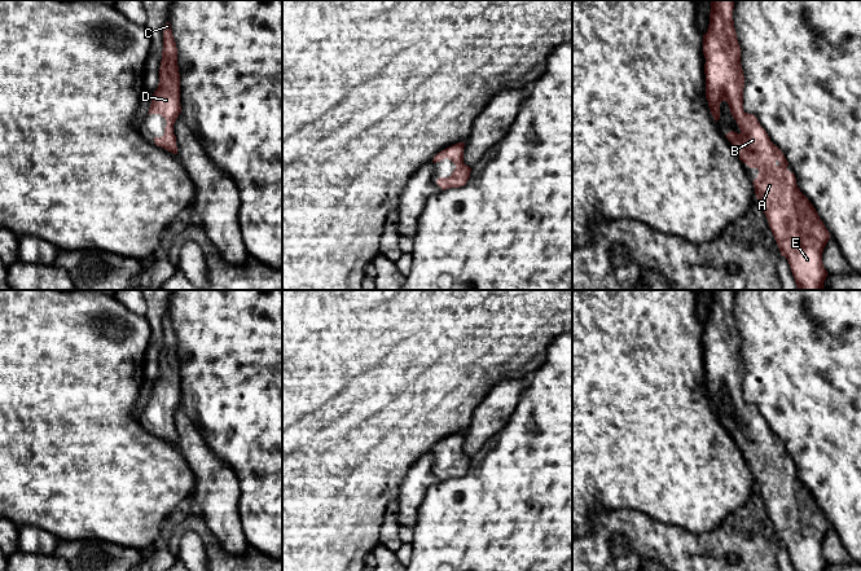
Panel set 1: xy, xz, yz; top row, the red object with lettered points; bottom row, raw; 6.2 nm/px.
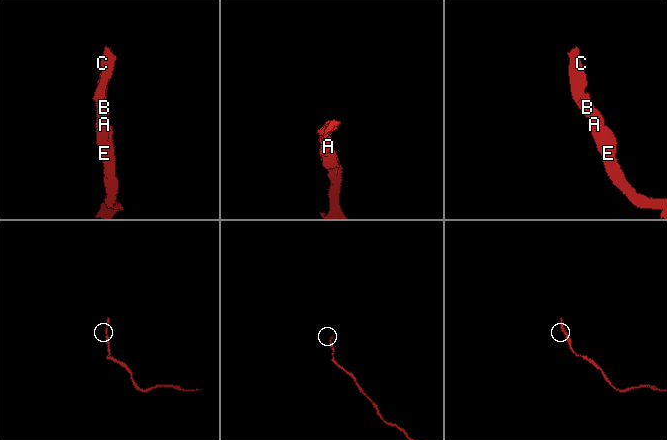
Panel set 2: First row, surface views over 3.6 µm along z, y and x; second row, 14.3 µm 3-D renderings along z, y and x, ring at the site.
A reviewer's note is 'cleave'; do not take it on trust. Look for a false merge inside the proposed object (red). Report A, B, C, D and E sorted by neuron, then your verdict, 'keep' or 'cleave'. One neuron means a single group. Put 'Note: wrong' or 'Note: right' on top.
Note: wrong
A B C D E | keep

